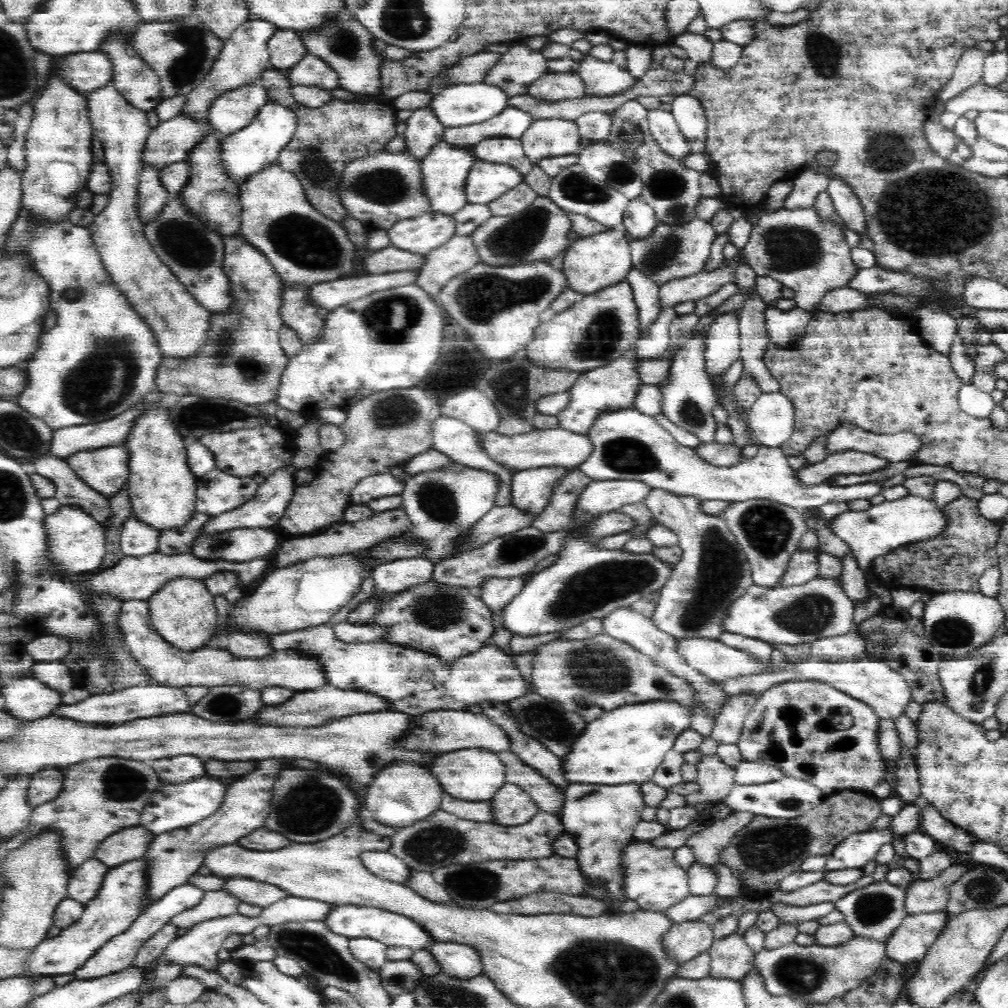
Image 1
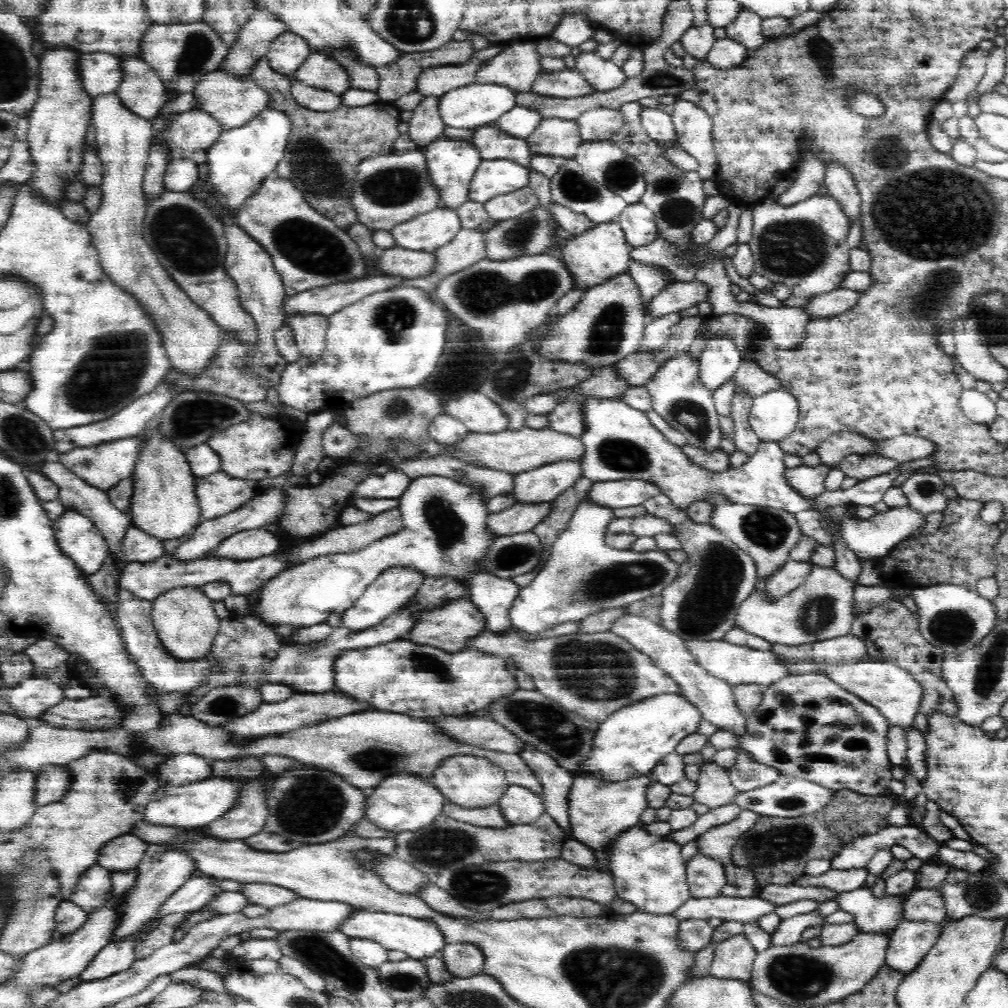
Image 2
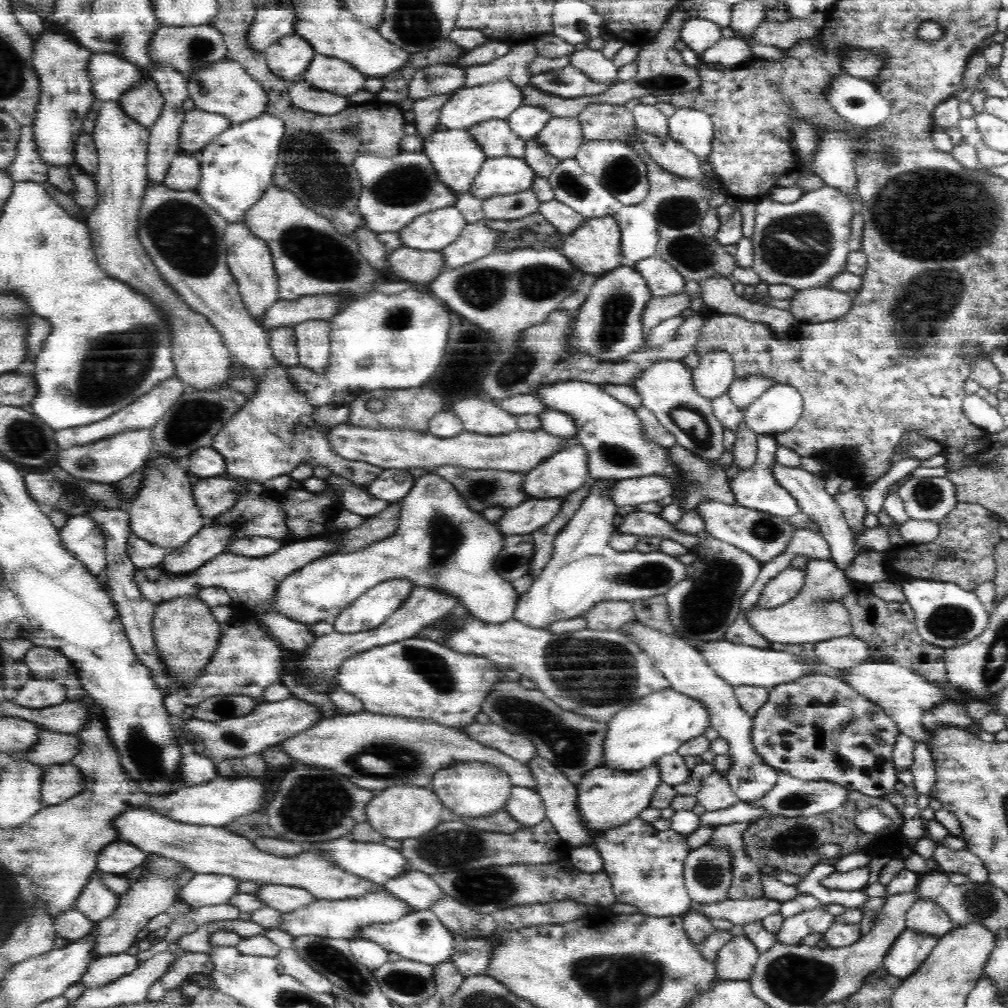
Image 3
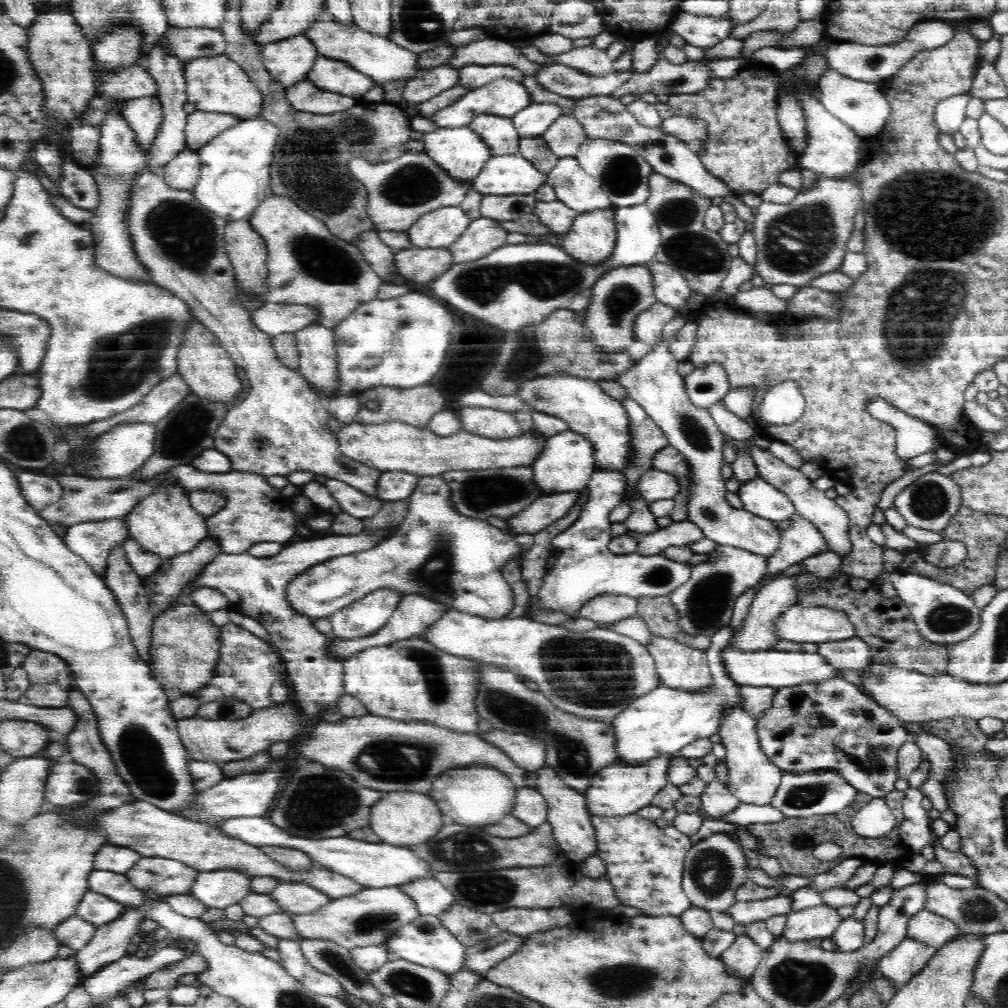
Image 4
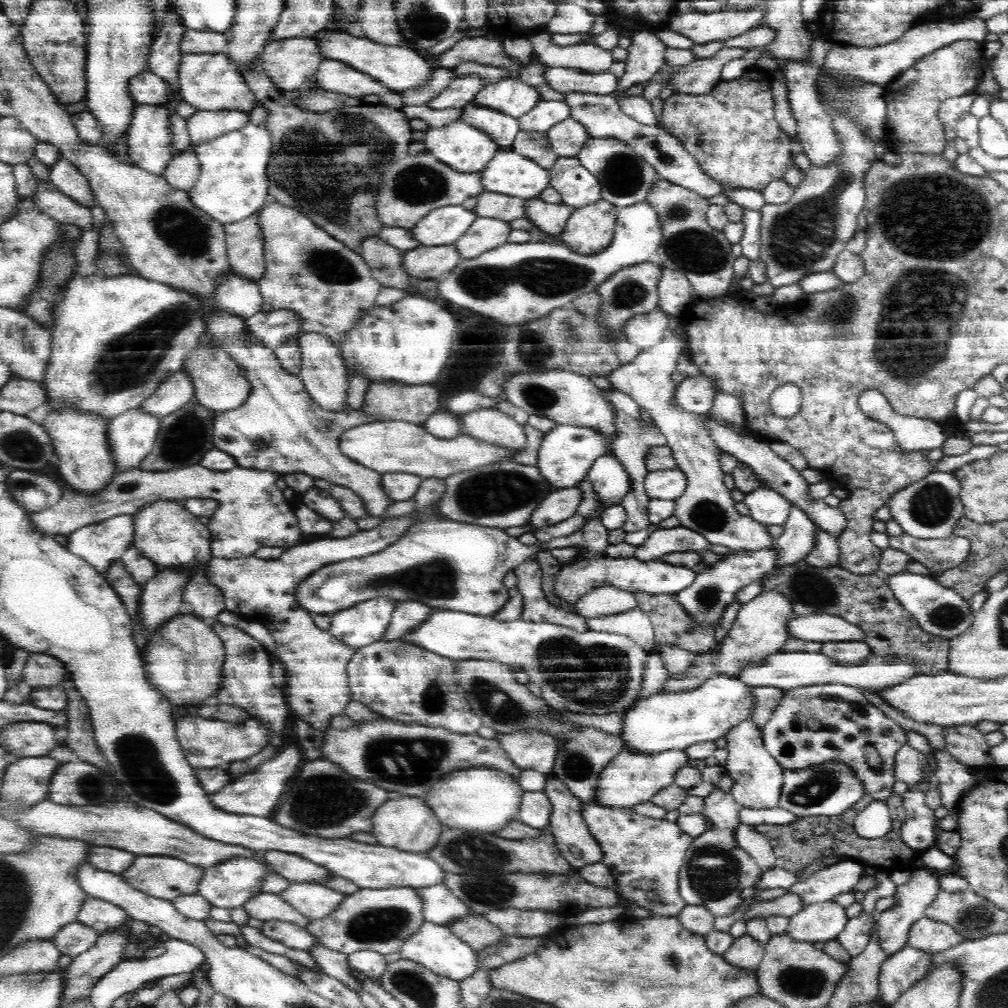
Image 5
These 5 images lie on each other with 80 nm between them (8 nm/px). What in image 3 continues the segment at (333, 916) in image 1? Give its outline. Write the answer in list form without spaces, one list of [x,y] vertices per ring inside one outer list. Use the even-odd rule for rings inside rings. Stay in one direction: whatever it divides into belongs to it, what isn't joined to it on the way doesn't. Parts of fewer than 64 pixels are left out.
[[[429,910],[414,911],[402,918],[393,919],[392,922],[369,923],[368,926],[362,926],[356,936],[371,940],[390,952],[397,952],[403,958],[434,966],[452,963],[452,954],[456,950],[457,942],[454,935],[441,923],[441,920]]]

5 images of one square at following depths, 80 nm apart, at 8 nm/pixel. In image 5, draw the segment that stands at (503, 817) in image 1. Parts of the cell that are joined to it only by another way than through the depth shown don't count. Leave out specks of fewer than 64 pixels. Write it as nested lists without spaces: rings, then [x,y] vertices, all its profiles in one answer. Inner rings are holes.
[[[544,791],[525,792],[521,798],[520,813],[517,816],[524,824],[542,829],[549,826],[552,812],[552,804]]]

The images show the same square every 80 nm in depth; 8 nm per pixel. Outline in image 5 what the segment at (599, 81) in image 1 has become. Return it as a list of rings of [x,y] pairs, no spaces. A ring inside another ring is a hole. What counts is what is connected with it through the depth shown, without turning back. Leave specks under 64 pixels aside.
[[[544,30],[528,39],[532,43],[533,55],[546,66],[599,73],[610,71],[616,61],[610,50],[604,50],[595,43],[559,46],[553,42],[552,34],[552,31]]]

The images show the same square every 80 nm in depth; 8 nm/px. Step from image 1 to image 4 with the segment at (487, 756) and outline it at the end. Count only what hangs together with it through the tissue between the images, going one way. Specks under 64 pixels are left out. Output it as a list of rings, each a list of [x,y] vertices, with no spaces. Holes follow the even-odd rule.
[[[488,766],[454,767],[434,779],[433,788],[426,792],[439,804],[440,813],[452,822],[464,826],[498,824],[504,816],[512,814],[518,787],[502,772]]]

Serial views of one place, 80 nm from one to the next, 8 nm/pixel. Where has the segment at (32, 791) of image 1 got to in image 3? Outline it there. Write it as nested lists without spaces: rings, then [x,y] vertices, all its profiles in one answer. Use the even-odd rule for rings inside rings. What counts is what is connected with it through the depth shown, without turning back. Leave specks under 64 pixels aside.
[[[71,763],[48,765],[42,779],[41,796],[46,806],[67,802],[85,790],[84,775]]]

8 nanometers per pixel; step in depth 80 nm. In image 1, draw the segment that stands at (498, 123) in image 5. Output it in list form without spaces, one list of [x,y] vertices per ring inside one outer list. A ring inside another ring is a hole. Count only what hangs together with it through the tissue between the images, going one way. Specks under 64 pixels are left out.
[[[488,137],[478,141],[472,150],[478,159],[493,163],[510,165],[526,177],[534,168],[532,161],[524,156],[524,147],[520,139],[514,137]]]

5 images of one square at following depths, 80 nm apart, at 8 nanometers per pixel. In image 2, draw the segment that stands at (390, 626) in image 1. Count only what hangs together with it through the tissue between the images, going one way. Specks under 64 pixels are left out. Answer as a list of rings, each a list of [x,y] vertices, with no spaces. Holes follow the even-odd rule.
[[[464,595],[458,599],[448,599],[429,609],[414,609],[412,607],[411,620],[413,623],[408,631],[401,636],[406,641],[416,642],[418,645],[432,645],[448,654],[456,654],[468,648],[470,640],[486,632],[486,621],[484,616],[470,601],[469,597]]]

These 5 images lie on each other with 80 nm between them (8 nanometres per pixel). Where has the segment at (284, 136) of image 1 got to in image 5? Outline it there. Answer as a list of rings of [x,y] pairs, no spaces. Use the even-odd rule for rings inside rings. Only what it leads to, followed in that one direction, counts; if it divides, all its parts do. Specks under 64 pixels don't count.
[[[248,122],[240,130],[226,132],[218,138],[212,140],[191,144],[188,148],[197,154],[201,164],[201,173],[198,182],[188,191],[192,204],[203,210],[210,218],[216,222],[230,224],[238,222],[243,218],[257,214],[271,199],[269,190],[269,178],[267,175],[267,166],[272,154],[271,131],[268,130],[266,123]]]

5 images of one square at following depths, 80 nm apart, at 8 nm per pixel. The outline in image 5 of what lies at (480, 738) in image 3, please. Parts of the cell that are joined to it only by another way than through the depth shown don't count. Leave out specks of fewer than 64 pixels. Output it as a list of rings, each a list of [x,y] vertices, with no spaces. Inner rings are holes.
[[[538,730],[498,734],[496,740],[509,758],[522,770],[533,769],[545,776],[552,774],[557,760],[558,743]]]

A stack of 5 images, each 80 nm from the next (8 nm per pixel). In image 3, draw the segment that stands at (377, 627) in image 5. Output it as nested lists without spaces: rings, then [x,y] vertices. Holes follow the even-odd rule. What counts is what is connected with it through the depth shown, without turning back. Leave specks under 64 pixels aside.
[[[408,578],[385,579],[343,608],[331,621],[330,629],[342,634],[356,634],[384,624],[415,587]]]

